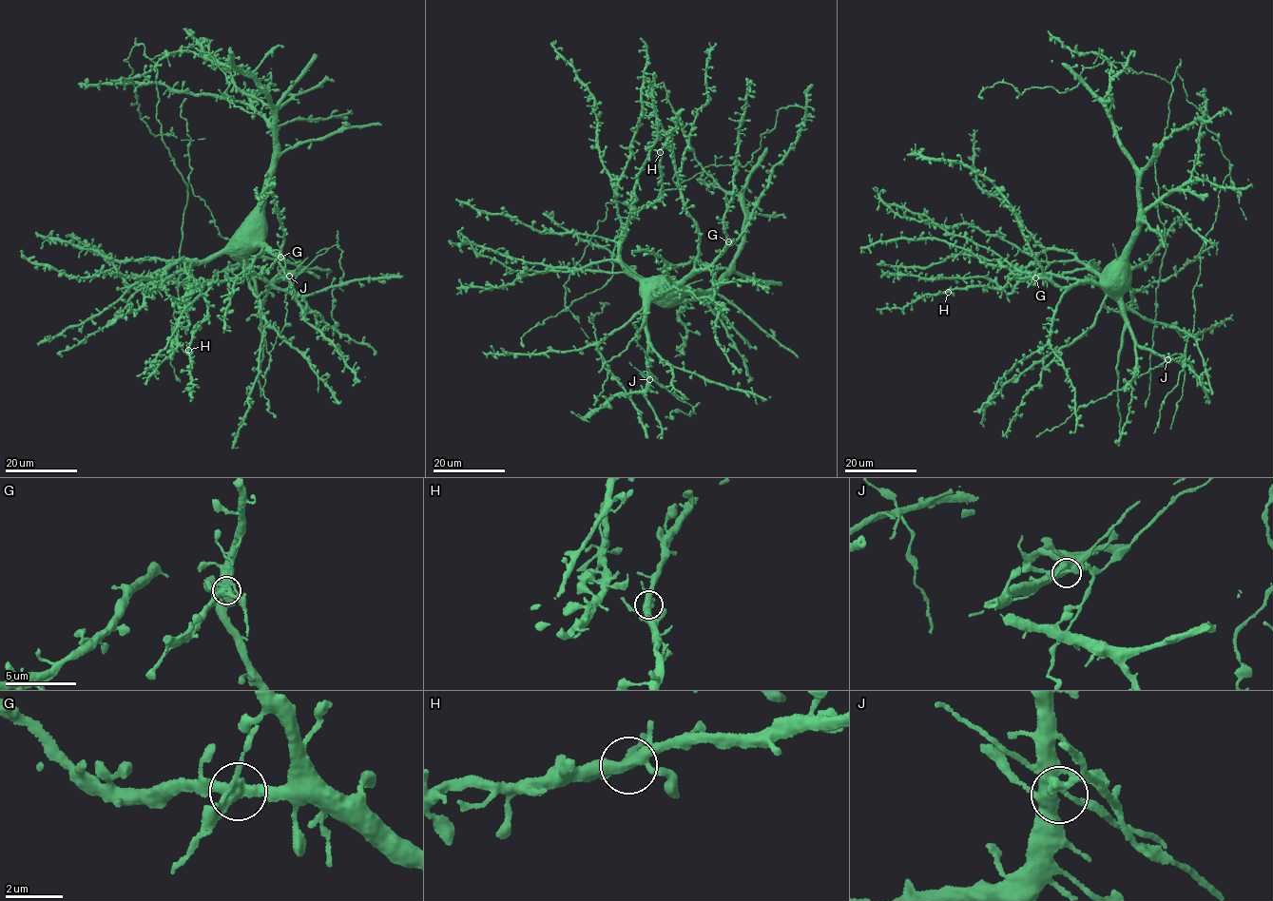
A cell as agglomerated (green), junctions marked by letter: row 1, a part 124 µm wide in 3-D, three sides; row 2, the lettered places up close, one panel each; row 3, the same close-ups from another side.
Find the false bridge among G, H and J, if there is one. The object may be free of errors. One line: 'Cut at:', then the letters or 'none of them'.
Cut at: G

